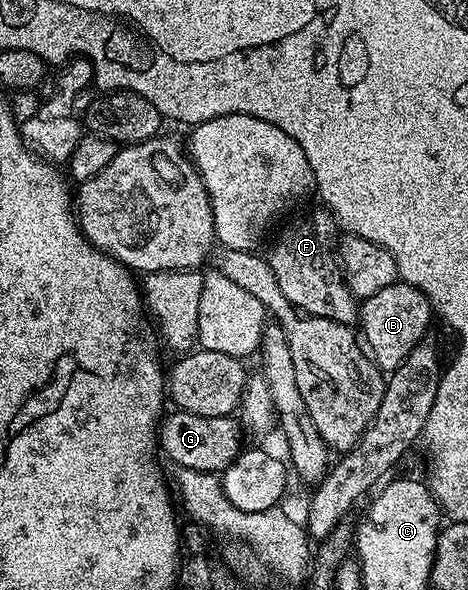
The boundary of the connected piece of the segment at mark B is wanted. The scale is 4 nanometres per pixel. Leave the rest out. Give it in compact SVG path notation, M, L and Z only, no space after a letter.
M403 282L386 286L386 290L378 290L378 294L367 297L358 308L358 328L363 343L385 374L393 372L408 357L410 350L414 350L414 346L427 337L424 335L428 332L431 320L434 320L434 313L426 294L420 288Z

